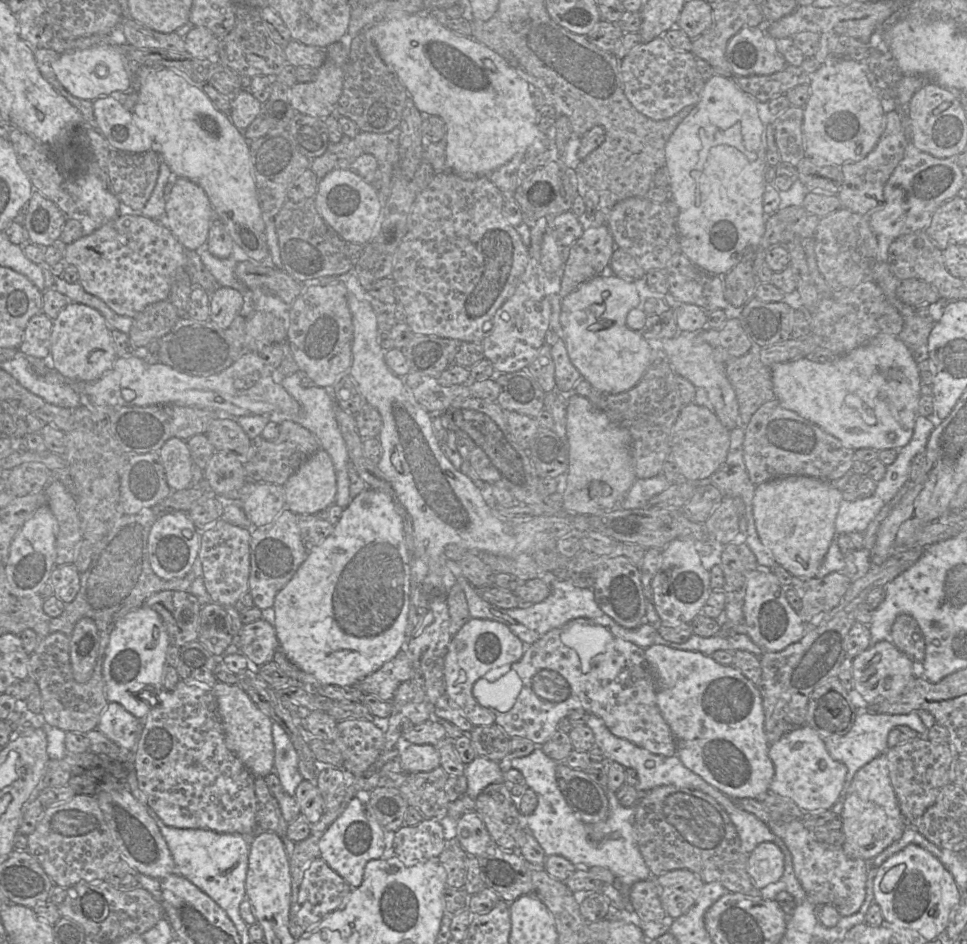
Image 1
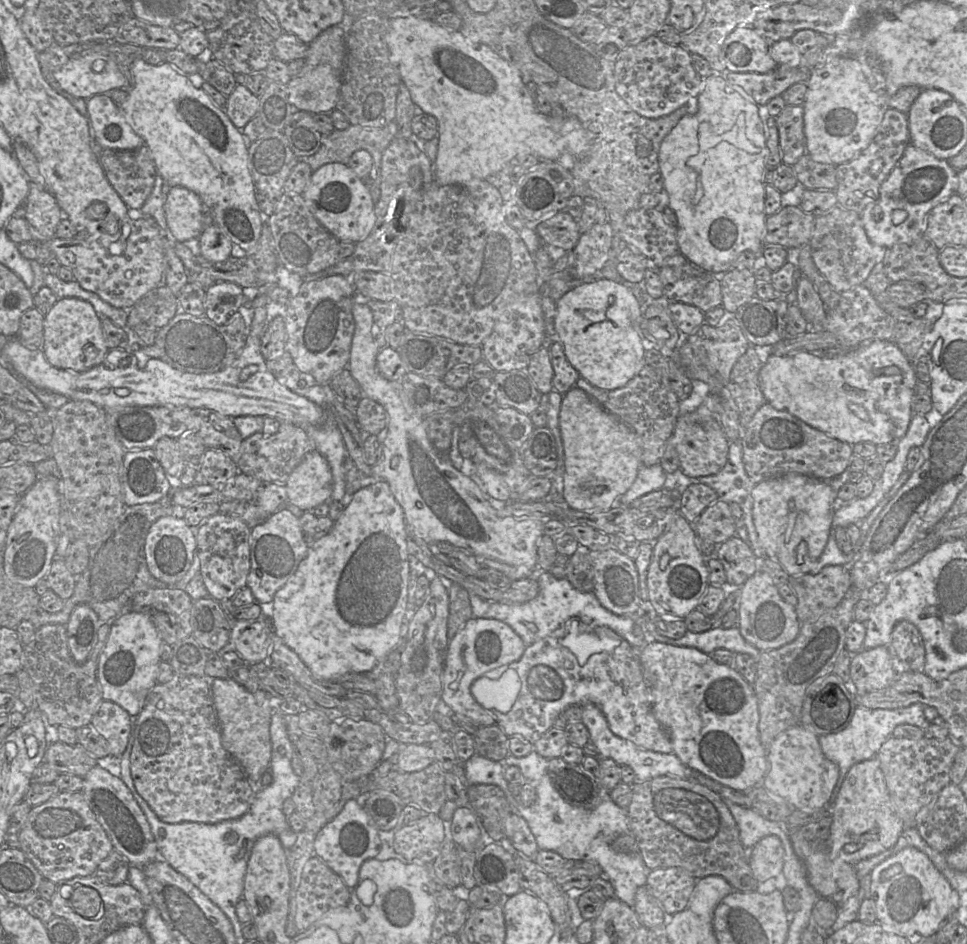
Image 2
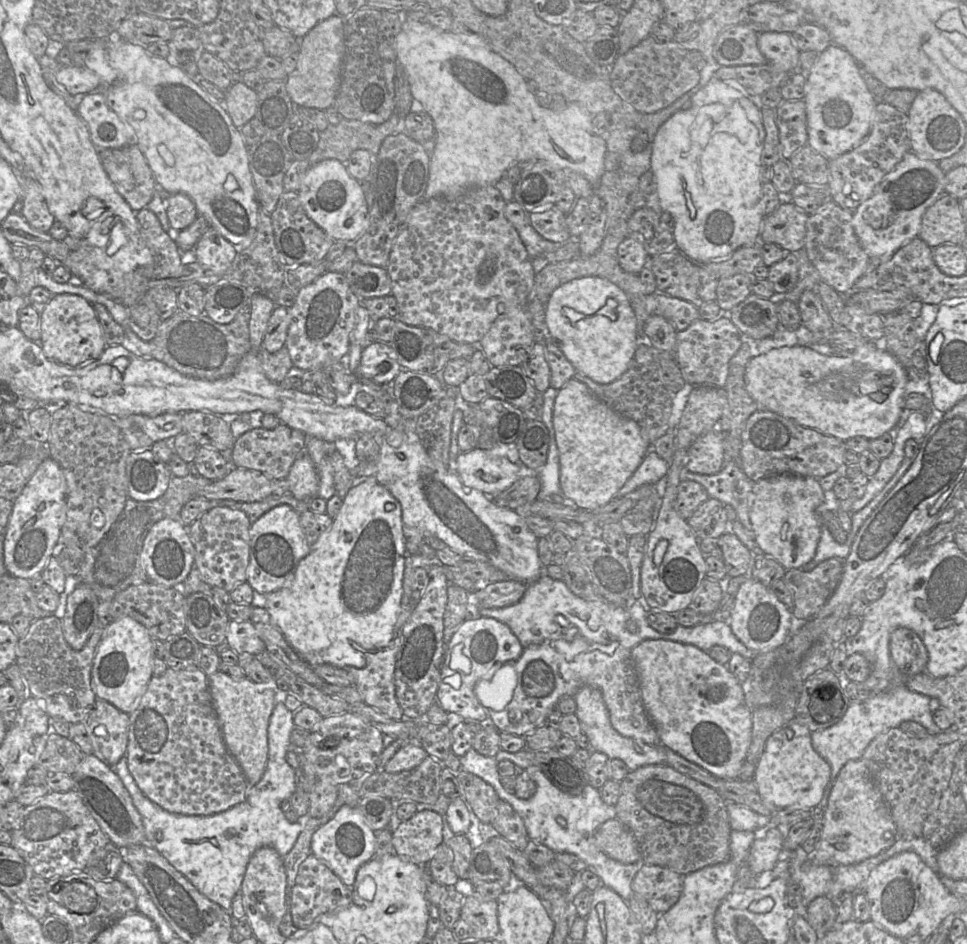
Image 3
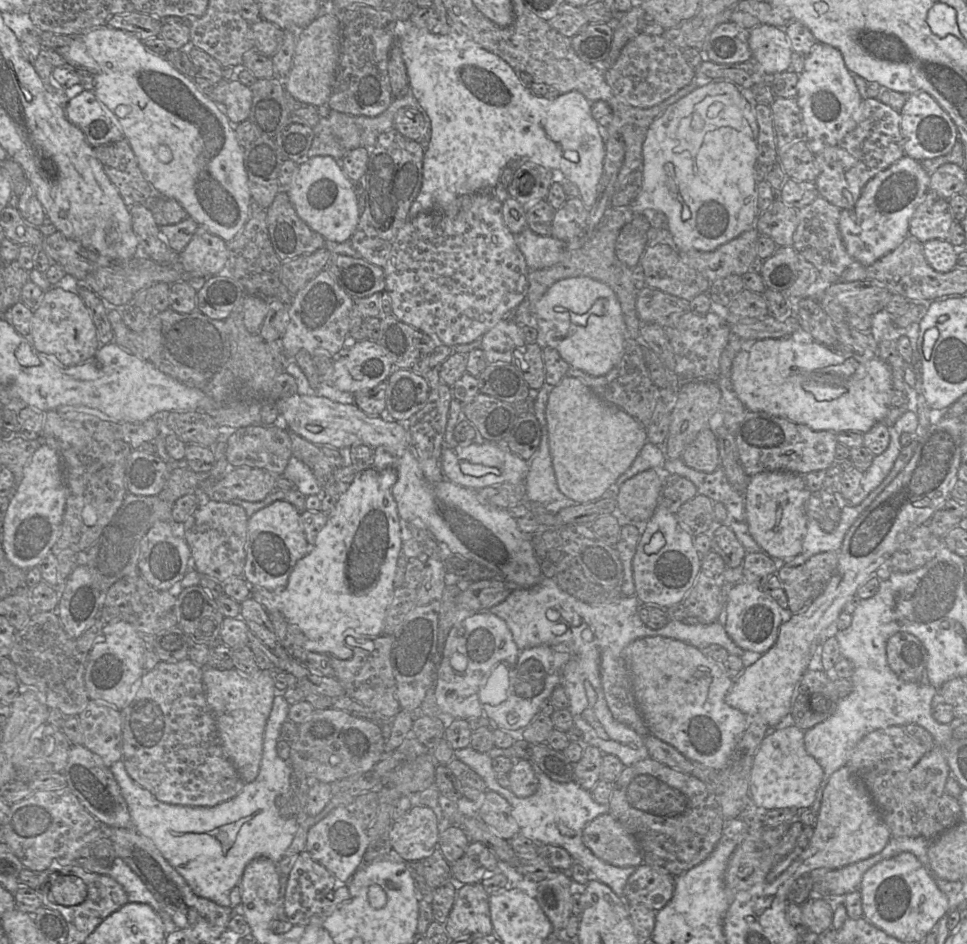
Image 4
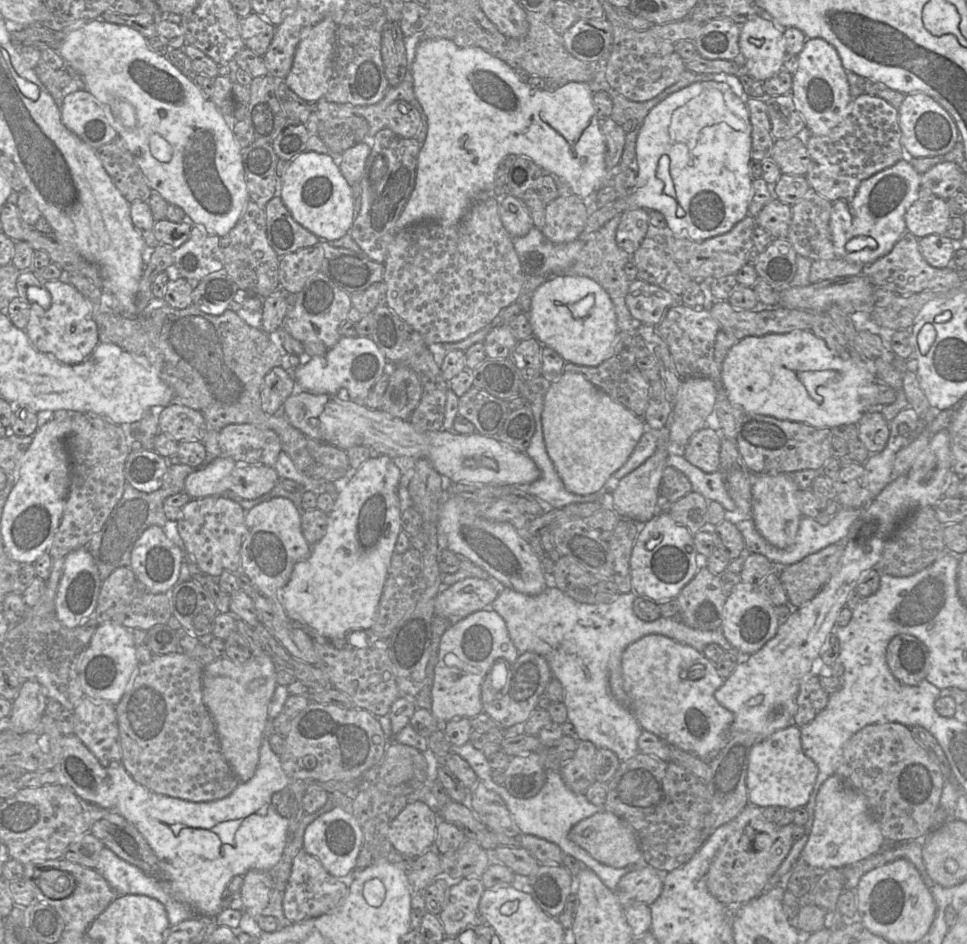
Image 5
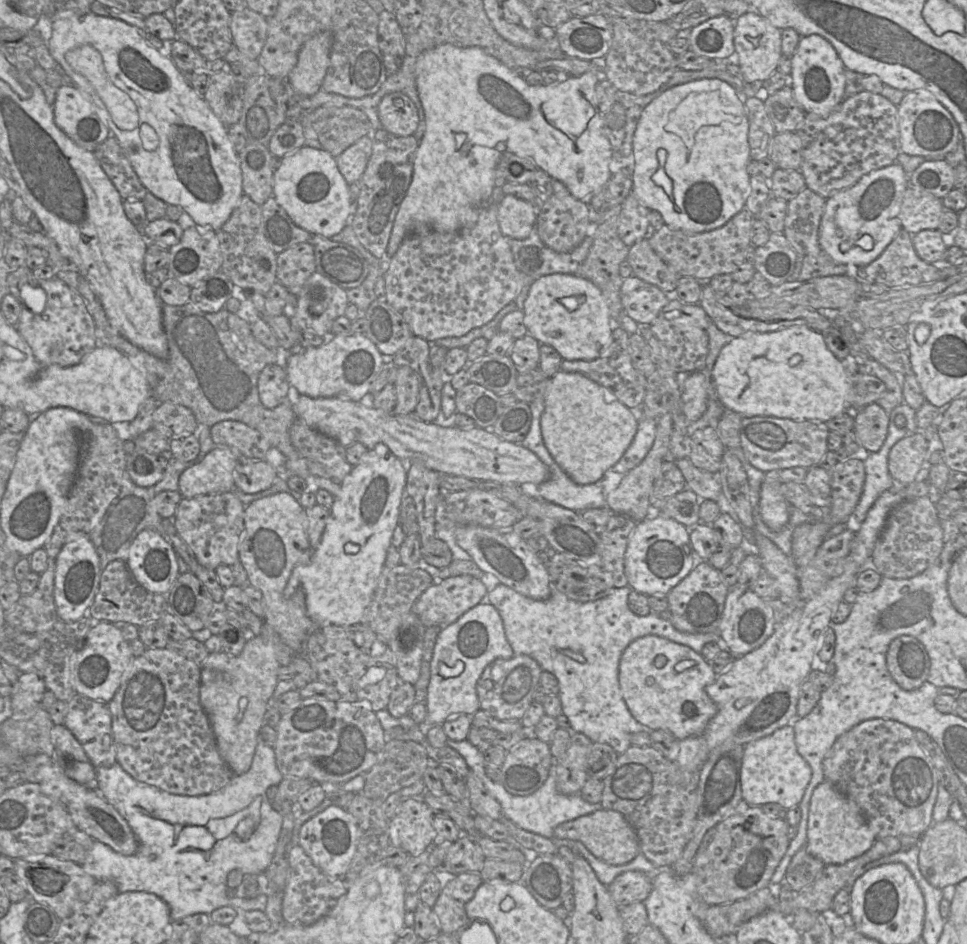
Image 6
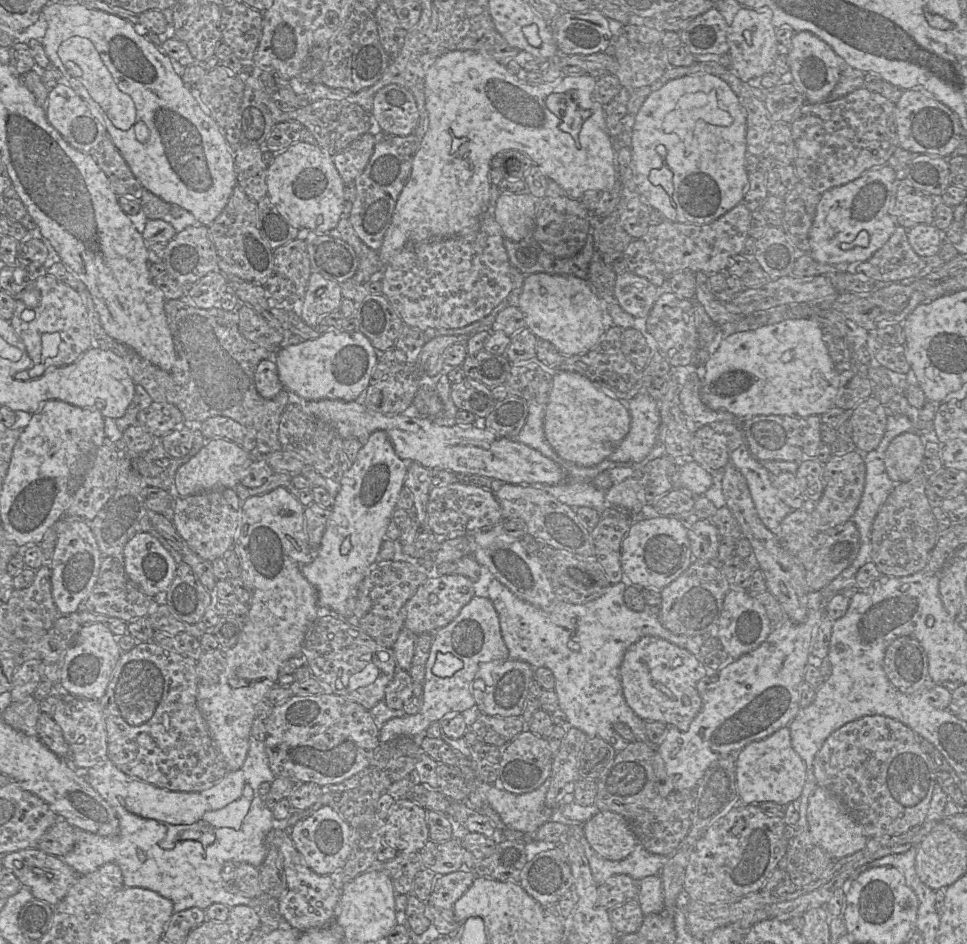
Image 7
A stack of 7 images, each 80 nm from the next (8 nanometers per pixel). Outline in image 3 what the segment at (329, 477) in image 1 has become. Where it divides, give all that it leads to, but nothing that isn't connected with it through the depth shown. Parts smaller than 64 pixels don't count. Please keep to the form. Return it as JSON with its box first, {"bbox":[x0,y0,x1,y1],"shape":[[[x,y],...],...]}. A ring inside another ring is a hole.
{"bbox":[286,451,319,501],"shape":[[[307,451],[296,459],[286,479],[290,485],[290,494],[296,499],[309,501],[318,497],[319,479]]]}

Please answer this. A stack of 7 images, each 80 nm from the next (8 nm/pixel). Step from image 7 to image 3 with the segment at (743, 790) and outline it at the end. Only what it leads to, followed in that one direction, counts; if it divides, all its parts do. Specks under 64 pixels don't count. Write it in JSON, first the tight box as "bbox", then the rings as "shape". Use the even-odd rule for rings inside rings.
{"bbox":[753,721,830,808],"shape":[[[792,721],[767,739],[755,767],[753,781],[762,800],[770,808],[814,808],[820,803],[830,776],[830,764],[812,746],[811,731],[806,726]]]}

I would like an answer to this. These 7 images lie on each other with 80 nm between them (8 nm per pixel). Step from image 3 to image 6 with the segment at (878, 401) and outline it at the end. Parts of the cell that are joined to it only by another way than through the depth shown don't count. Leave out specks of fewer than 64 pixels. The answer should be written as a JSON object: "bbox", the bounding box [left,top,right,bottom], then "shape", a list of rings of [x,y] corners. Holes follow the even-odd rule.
{"bbox":[711,325,853,422],"shape":[[[793,325],[772,332],[747,331],[733,337],[722,347],[711,374],[722,405],[742,417],[768,416],[826,422],[851,411],[848,408],[848,394],[853,373],[827,348],[822,333],[805,325]]]}

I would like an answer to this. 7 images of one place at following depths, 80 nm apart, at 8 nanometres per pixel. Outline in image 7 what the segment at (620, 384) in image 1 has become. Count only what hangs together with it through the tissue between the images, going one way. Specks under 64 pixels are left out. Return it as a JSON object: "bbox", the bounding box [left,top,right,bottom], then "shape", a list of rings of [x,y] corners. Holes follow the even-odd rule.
{"bbox":[518,273,606,355],"shape":[[[547,273],[526,275],[518,307],[526,327],[538,339],[551,343],[562,355],[587,353],[606,331],[603,324],[604,303],[588,279]]]}

